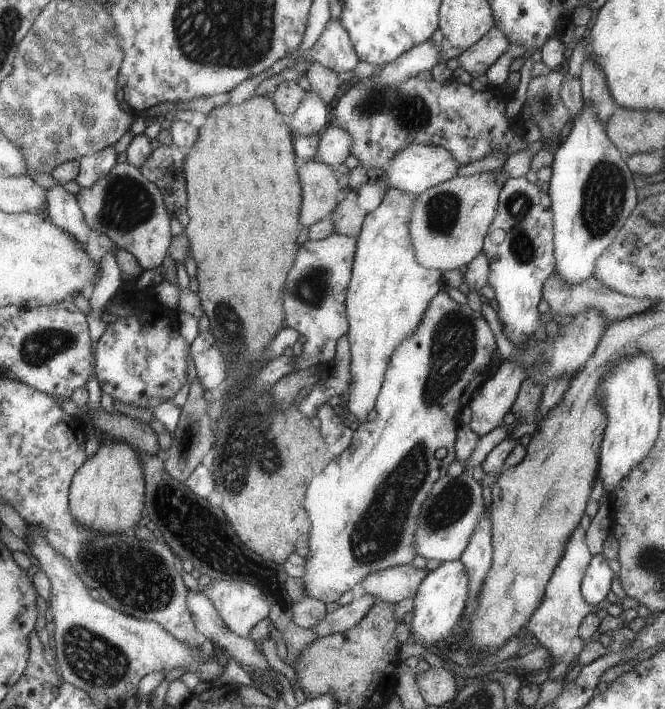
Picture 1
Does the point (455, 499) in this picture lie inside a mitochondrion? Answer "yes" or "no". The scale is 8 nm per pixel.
yes

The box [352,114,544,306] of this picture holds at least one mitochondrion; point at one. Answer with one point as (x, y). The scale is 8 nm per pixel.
(519, 204)

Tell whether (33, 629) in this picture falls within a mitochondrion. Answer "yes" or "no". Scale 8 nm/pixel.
no

